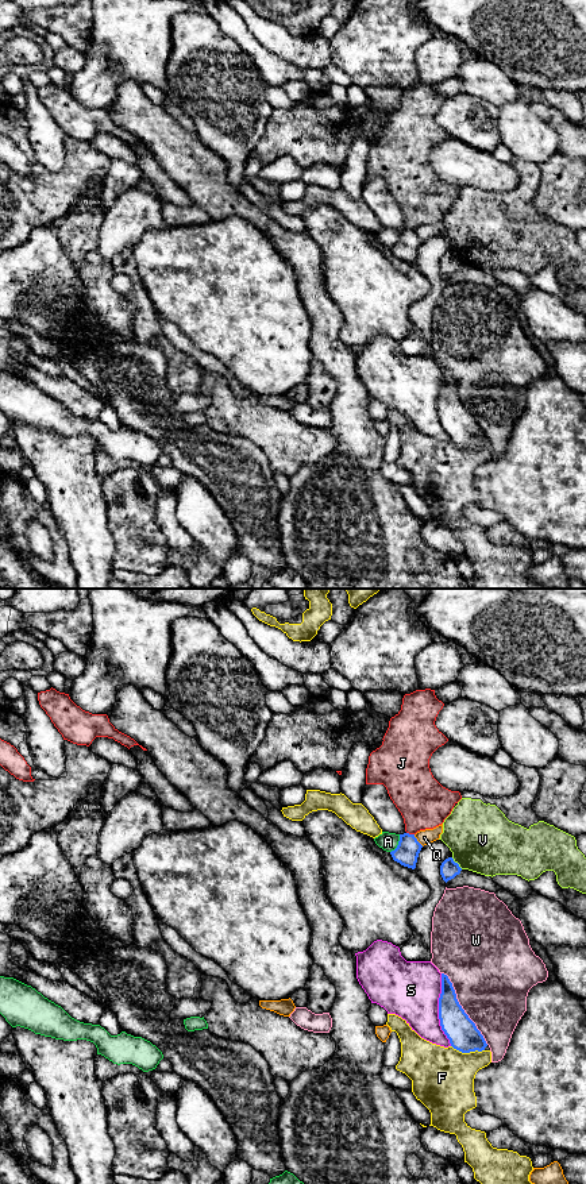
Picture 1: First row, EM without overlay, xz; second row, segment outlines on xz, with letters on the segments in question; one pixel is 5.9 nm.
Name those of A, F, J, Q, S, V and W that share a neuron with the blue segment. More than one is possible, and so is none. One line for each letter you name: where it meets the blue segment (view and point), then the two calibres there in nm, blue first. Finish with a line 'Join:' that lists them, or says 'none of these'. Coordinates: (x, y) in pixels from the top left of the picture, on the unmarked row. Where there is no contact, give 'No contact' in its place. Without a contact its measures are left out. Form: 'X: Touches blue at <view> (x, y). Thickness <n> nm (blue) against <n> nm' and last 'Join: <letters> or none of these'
Join: none of these

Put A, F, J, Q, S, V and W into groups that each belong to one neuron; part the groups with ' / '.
A / F / J / Q / S / V / W

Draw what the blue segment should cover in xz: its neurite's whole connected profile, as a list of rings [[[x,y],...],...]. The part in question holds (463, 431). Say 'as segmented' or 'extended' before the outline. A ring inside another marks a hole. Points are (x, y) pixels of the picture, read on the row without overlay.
as segmented; [[[442,369],[442,389],[439,393],[440,421],[454,444],[462,448],[482,447],[487,441],[475,419],[469,413],[456,394],[448,371]]]

